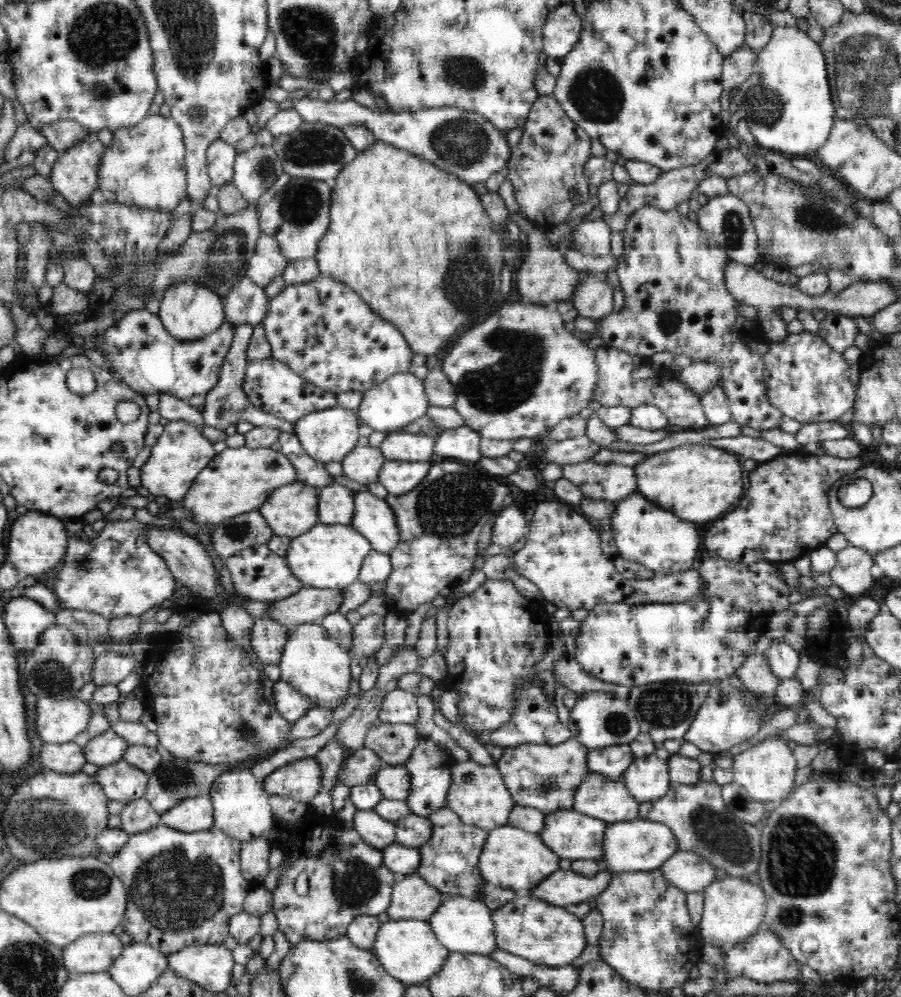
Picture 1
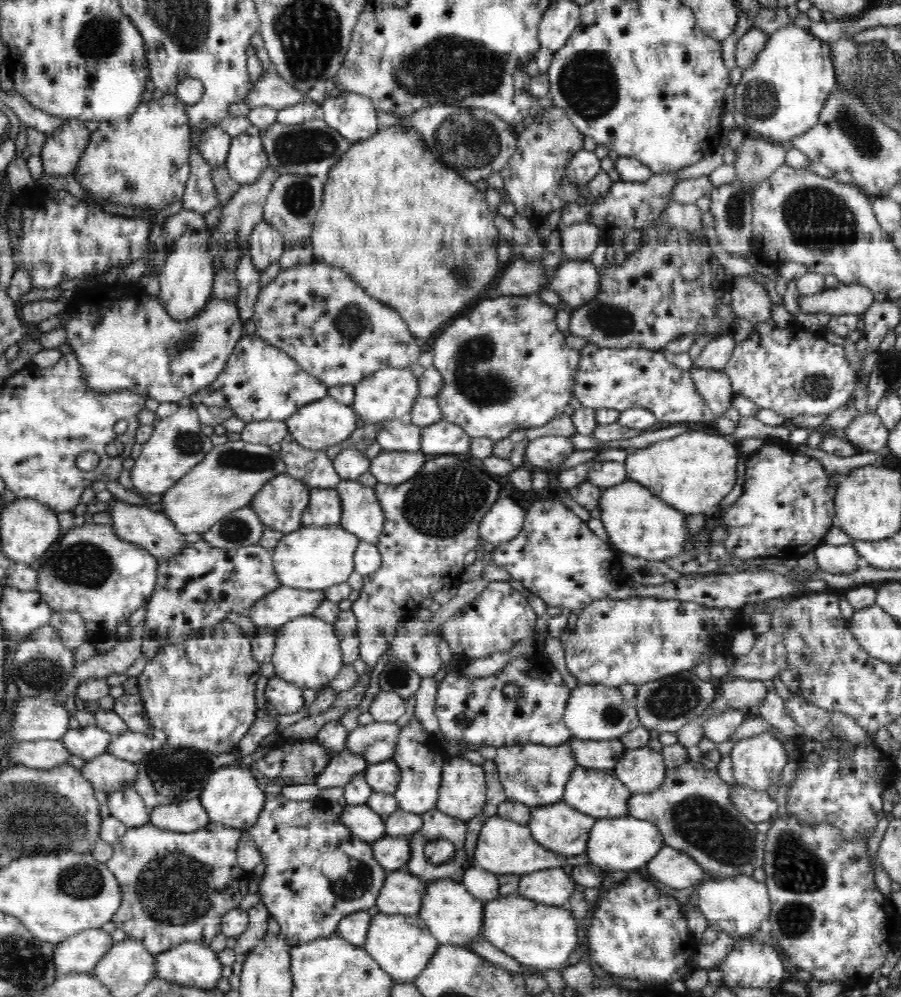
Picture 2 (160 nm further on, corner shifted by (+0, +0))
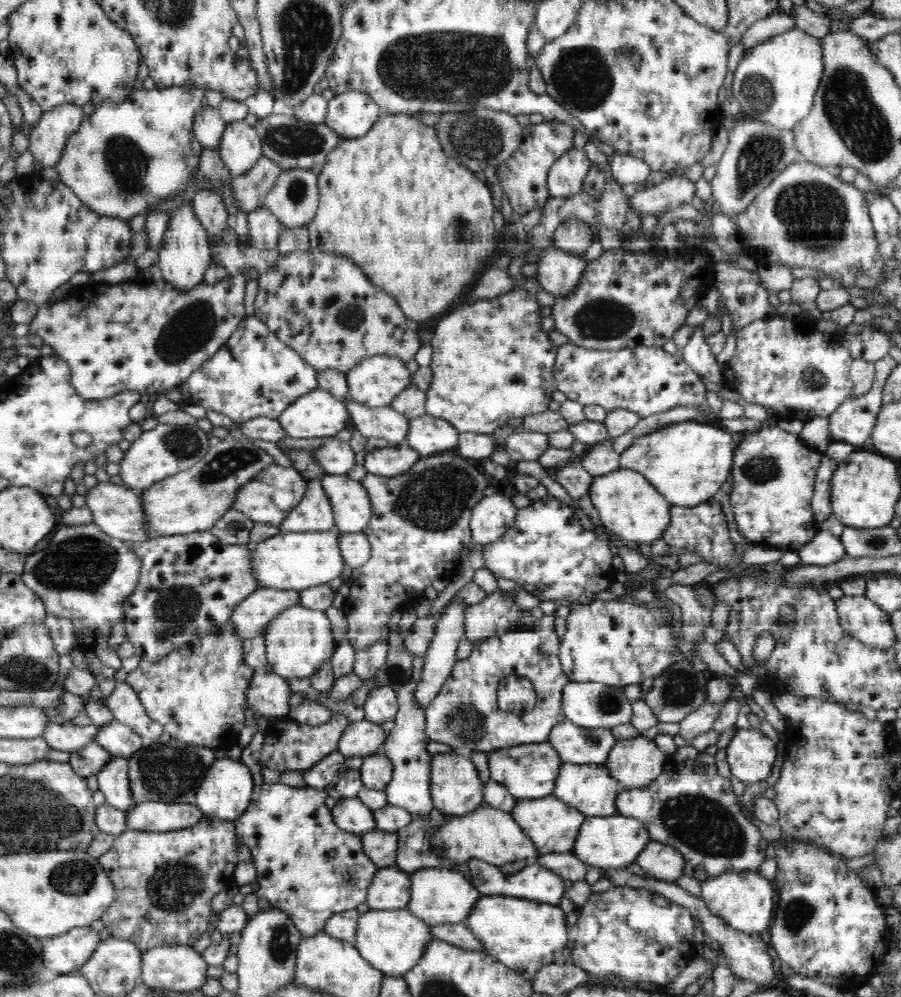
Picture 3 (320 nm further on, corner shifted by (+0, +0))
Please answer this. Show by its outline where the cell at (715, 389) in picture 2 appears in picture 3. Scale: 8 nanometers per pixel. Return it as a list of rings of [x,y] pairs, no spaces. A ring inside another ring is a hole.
[[[699,325],[692,332],[692,338],[683,347],[681,353],[696,375],[700,378],[705,377],[714,384],[722,385],[724,368],[716,361],[716,356],[712,353],[710,345],[706,341],[703,326]]]

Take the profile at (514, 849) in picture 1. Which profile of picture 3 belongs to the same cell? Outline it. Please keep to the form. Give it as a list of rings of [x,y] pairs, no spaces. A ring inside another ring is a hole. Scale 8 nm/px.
[[[483,804],[471,815],[446,816],[446,823],[431,836],[430,850],[441,846],[441,858],[455,861],[455,864],[468,862],[470,858],[478,858],[493,867],[506,866],[508,863],[535,862],[540,856],[538,848],[524,829],[515,821],[510,813]]]

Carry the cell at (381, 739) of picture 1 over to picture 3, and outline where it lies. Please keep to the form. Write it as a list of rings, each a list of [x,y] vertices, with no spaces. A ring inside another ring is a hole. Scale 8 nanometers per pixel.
[[[366,719],[351,722],[340,737],[337,752],[346,757],[374,755],[384,746],[386,737],[380,724]]]

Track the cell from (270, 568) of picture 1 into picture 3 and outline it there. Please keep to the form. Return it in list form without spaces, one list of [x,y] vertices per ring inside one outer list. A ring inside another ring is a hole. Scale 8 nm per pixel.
[[[202,531],[126,544],[139,557],[142,571],[135,590],[123,604],[121,622],[124,624],[127,640],[133,644],[133,655],[140,656],[142,661],[160,660],[170,652],[184,648],[184,644],[196,637],[216,634],[218,626],[230,618],[236,605],[260,587],[251,571],[250,553],[256,546],[256,540],[246,545],[228,545],[222,543],[210,531]]]

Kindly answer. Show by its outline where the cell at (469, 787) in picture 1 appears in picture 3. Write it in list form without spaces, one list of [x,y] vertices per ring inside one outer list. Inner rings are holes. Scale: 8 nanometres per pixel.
[[[446,753],[432,755],[432,778],[430,792],[433,807],[444,816],[471,815],[484,804],[485,779],[478,777],[478,771],[465,753]]]

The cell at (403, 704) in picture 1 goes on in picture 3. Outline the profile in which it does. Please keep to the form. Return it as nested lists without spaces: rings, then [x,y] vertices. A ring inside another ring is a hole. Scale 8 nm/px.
[[[380,685],[369,692],[363,709],[367,721],[381,724],[394,720],[399,711],[397,692],[391,686]]]

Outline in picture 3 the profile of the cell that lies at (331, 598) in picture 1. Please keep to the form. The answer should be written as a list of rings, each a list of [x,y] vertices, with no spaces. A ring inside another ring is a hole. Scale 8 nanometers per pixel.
[[[258,587],[236,605],[230,615],[236,634],[242,639],[262,635],[266,625],[289,606],[300,605],[299,591]]]

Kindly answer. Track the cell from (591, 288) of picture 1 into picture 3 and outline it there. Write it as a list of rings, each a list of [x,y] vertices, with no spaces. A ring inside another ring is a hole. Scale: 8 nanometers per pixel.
[[[550,245],[542,252],[534,277],[542,289],[564,298],[574,288],[578,288],[586,264],[588,262],[582,256],[560,251]]]

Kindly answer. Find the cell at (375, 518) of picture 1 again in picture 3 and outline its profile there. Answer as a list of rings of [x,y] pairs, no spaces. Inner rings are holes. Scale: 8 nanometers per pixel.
[[[327,474],[320,479],[334,513],[334,529],[338,532],[366,533],[372,505],[361,481],[352,480],[347,474]]]

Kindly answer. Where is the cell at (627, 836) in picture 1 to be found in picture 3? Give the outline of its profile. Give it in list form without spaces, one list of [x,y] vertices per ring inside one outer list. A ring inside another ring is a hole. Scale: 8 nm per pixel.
[[[619,813],[612,816],[592,816],[584,819],[576,837],[572,853],[584,864],[600,869],[618,868],[625,869],[634,863],[642,849],[652,841],[647,825],[632,817],[623,816]]]

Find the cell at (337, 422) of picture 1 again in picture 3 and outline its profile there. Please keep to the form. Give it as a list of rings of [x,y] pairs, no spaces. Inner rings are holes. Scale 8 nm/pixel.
[[[319,388],[300,396],[277,419],[292,438],[333,437],[350,421],[345,404]]]

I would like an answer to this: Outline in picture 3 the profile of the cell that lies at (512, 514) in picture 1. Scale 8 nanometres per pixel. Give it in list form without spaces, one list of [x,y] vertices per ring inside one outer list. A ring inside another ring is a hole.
[[[483,496],[472,509],[472,540],[483,546],[496,542],[515,522],[517,510],[506,496]]]

